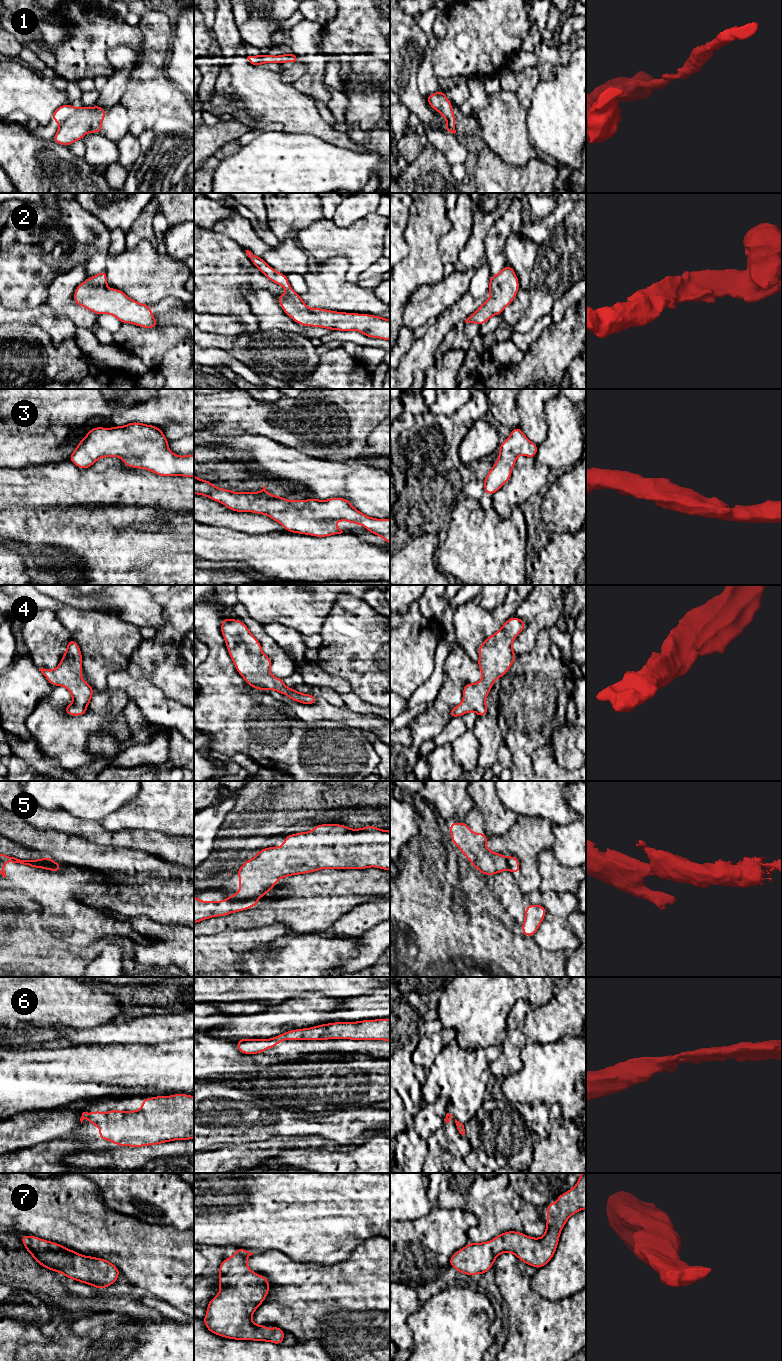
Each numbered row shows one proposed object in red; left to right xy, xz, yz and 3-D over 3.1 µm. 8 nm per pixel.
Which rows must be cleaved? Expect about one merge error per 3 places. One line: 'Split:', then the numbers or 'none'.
Split: 5

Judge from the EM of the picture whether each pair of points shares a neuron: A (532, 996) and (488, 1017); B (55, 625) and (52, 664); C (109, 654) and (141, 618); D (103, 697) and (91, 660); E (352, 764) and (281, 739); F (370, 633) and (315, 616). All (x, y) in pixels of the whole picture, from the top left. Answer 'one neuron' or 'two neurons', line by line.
A: one neuron
B: one neuron
C: two neurons
D: two neurons
E: one neuron
F: two neurons

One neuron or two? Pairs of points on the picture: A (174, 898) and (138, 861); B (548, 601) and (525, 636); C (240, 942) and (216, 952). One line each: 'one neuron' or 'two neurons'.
A: one neuron
B: one neuron
C: one neuron

